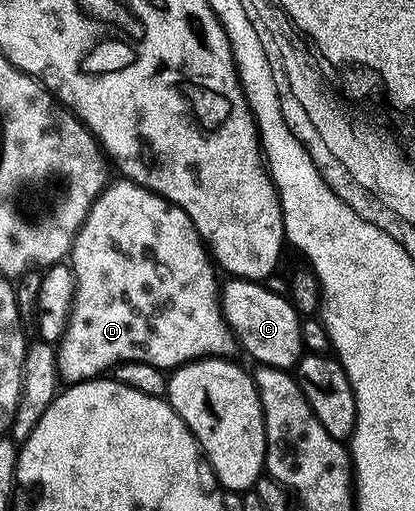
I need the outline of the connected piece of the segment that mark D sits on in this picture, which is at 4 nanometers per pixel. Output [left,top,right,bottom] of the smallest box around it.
[55,181,238,384]

